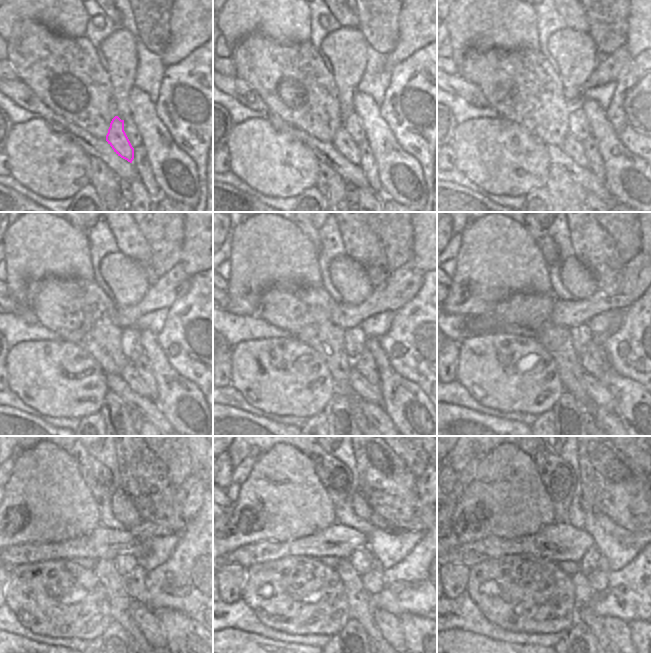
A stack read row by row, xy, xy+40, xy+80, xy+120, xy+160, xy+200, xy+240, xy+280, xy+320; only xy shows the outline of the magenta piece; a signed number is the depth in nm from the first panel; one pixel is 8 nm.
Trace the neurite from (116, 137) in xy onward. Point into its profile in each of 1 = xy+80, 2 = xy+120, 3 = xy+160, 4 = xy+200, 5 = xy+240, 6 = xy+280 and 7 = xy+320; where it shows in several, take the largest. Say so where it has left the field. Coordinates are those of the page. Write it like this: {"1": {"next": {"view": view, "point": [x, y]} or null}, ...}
{"1": {"next": {"view": "xy+80", "point": [573, 147]}}, "2": {"next": {"view": "xy+120", "point": [129, 374]}}, "3": {"next": {"view": "xy+160", "point": [364, 389]}}, "4": {"next": {"view": "xy+200", "point": [598, 392]}}, "5": {"next": {"view": "xy+240", "point": [149, 617]}}, "6": {"next": {"view": "xy+280", "point": [389, 624]}}, "7": {"next": {"view": "xy+320", "point": [617, 630]}}}

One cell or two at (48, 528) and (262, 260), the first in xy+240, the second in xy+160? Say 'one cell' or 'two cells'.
one cell

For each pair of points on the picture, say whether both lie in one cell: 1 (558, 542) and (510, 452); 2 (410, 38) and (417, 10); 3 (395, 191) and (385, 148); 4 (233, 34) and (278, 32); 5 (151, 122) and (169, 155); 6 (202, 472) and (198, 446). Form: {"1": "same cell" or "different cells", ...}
{"1": "different cells", "2": "same cell", "3": "same cell", "4": "same cell", "5": "same cell", "6": "same cell"}

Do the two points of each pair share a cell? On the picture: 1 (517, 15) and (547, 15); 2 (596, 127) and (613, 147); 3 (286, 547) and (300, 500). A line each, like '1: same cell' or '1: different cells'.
1: different cells
2: same cell
3: different cells

